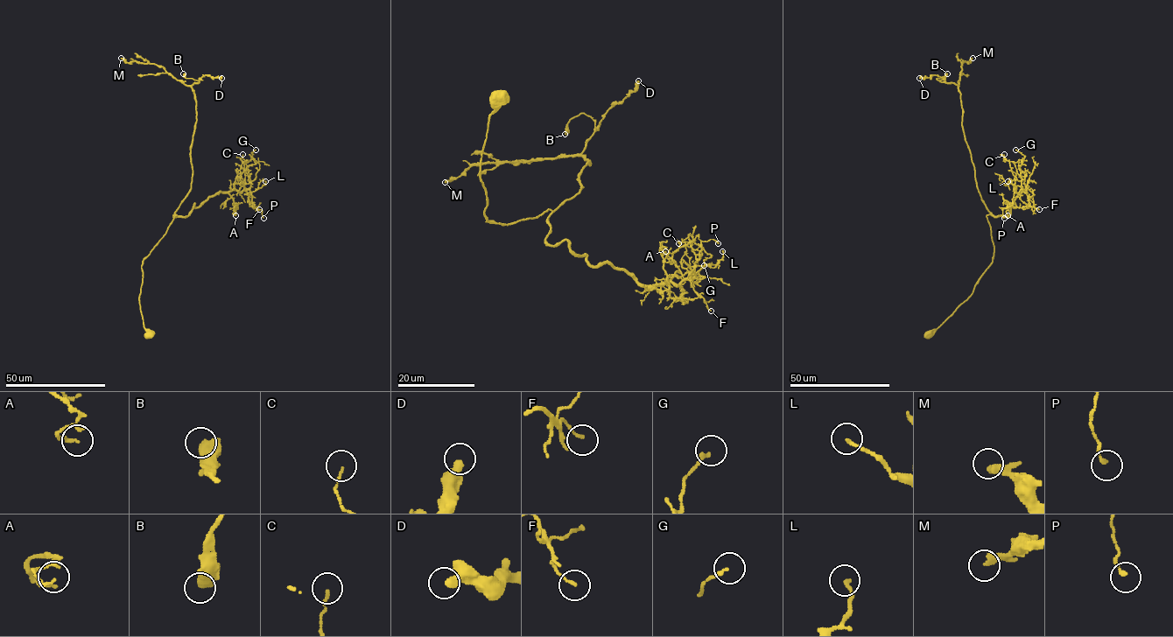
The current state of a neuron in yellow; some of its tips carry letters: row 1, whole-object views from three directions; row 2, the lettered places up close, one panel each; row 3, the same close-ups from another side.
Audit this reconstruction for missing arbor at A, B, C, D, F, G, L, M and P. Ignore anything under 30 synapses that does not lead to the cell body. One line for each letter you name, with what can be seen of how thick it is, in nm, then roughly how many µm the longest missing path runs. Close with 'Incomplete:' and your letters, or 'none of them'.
M: Thickness 380 nm. Missing length about 20 µm
Incomplete: M

